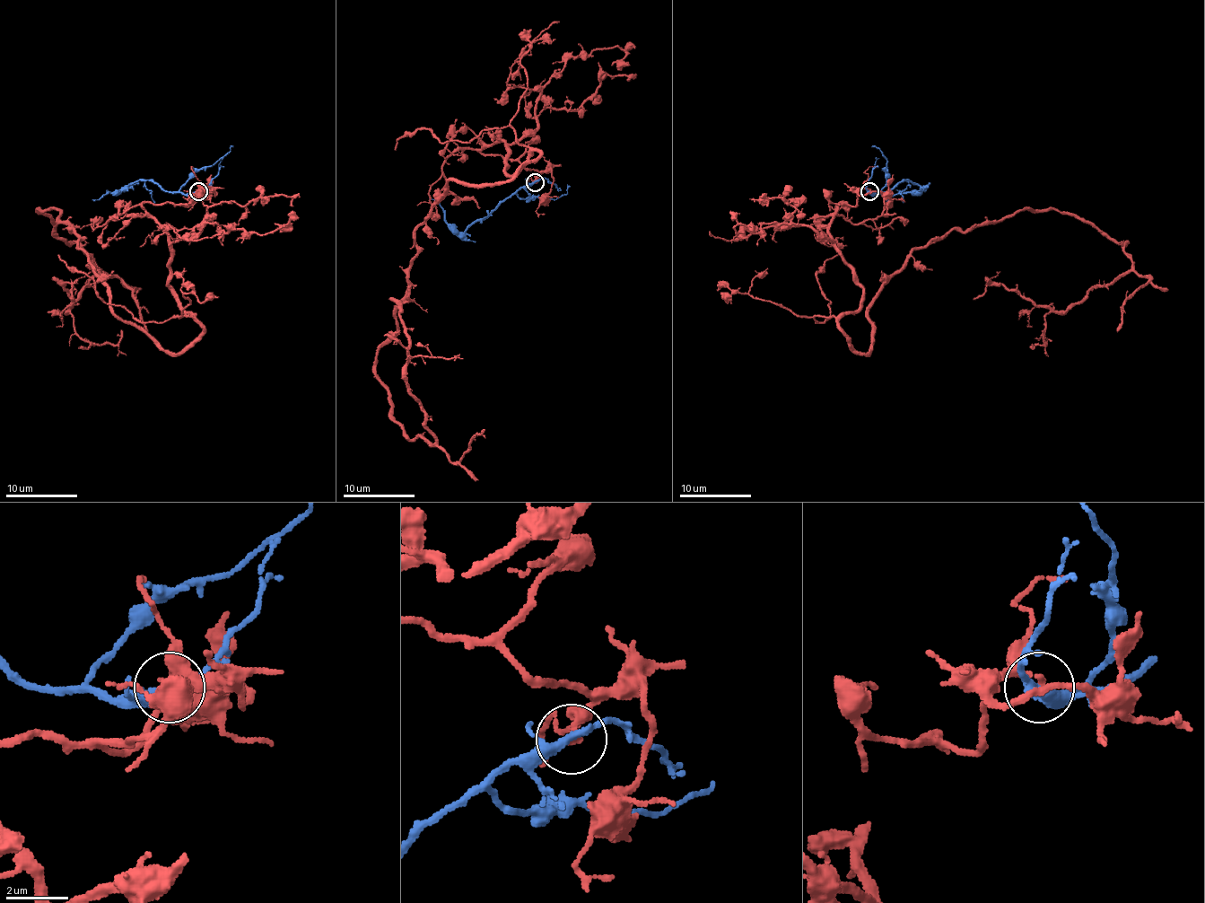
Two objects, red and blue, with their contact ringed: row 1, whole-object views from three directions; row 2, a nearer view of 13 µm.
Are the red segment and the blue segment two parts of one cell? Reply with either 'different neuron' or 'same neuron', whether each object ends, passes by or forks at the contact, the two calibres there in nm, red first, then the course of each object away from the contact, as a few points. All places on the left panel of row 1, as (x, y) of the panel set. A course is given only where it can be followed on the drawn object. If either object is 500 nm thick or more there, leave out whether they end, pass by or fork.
different neuron | red ends | blue forks | 200/200 nm | red via (198, 191), (143, 206), (202, 329), (180, 351), (40, 209), (98, 272), (69, 311), (91, 272) | blue via (198, 191), (168, 193), (150, 180), (139, 180), (92, 200)

